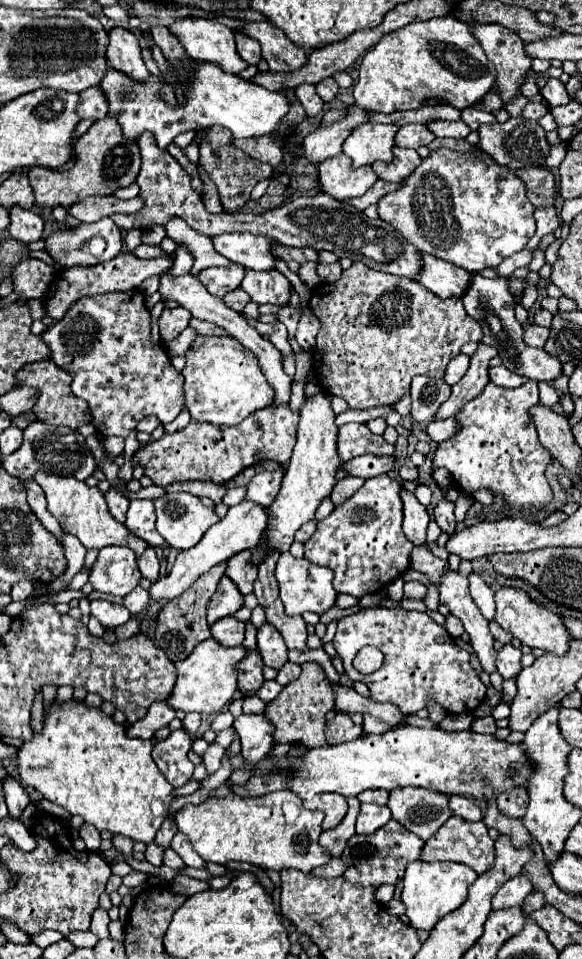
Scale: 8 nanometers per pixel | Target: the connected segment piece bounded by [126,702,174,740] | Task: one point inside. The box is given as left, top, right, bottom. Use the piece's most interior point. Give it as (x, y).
(159, 715)

